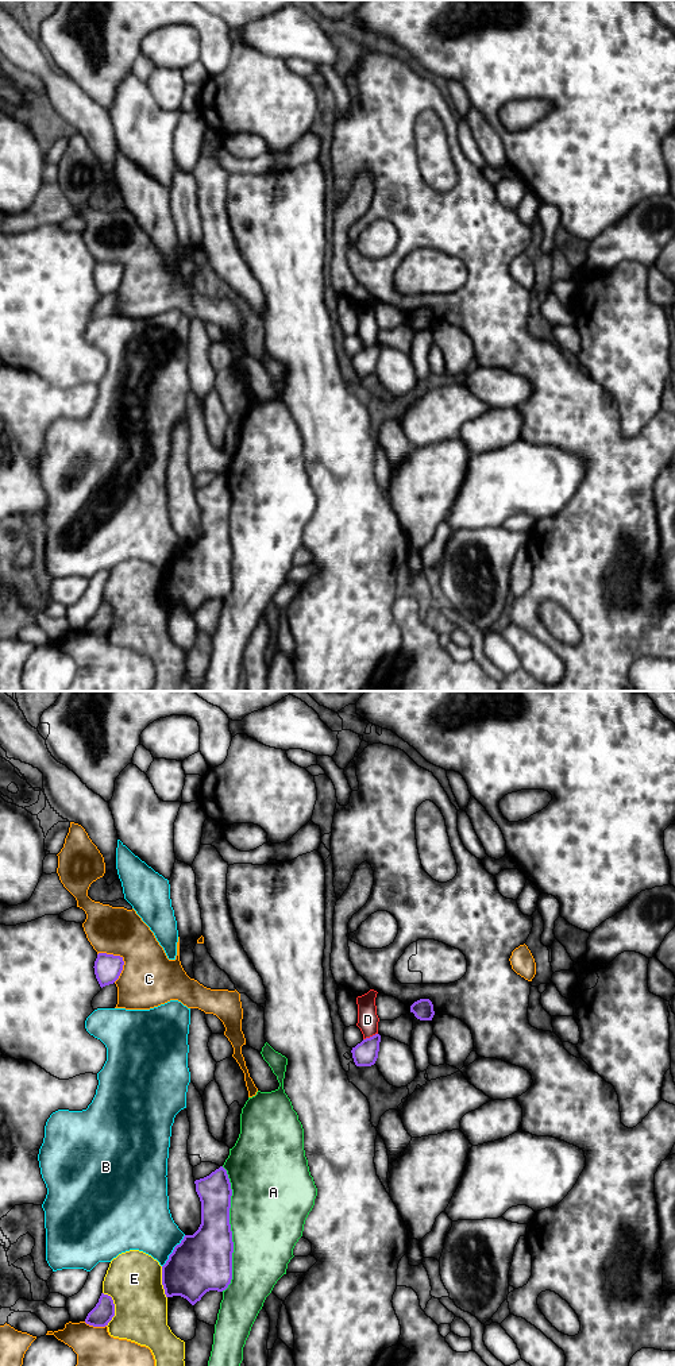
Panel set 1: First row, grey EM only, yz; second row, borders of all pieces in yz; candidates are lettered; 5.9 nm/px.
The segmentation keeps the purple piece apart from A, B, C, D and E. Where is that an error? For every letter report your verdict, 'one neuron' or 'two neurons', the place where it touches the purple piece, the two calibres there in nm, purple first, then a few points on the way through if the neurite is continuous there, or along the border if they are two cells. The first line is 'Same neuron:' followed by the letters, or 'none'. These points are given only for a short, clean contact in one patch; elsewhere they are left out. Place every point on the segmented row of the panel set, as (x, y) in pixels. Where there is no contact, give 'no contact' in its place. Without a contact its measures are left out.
Same neuron: none
A: two neurons | yz (230, 1228) | 340/460 nm
B: two neurons | yz (173, 1251) | 340/340 nm
C: two neurons | yz (122, 959) | 160/340 nm
D: two neurons | yz (370, 1037) | 140/130 nm | along yz (377, 1033), (363, 1040)
E: two neurons | yz (114, 1308) | 120/340 nm

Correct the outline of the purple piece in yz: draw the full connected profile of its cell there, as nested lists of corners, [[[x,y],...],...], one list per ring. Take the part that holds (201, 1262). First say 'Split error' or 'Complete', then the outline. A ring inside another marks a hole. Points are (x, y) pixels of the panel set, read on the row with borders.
Complete. [[[220,1166],[209,1176],[196,1180],[196,1192],[201,1201],[201,1224],[193,1235],[185,1235],[162,1266],[162,1285],[166,1297],[181,1296],[192,1305],[209,1290],[223,1292],[232,1280],[232,1231],[230,1224],[231,1182],[227,1170]]]

